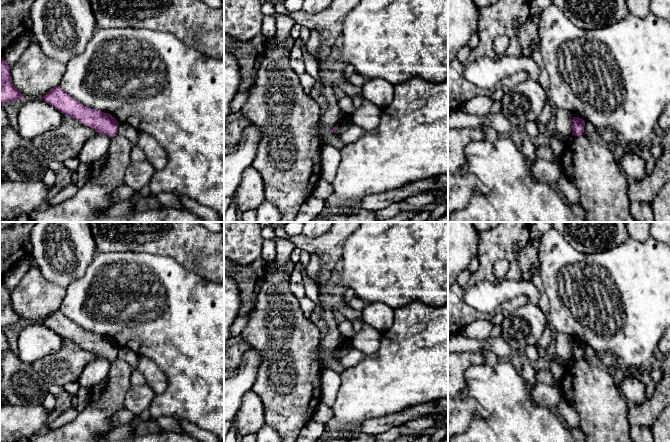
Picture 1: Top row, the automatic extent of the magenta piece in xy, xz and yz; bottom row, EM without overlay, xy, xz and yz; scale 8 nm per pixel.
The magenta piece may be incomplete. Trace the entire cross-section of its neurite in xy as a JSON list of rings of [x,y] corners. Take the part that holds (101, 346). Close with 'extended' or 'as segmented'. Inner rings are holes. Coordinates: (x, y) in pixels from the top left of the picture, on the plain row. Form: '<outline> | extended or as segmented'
[[[60,309],[44,319],[43,324],[63,338],[93,352],[97,357],[109,361],[118,358],[119,346],[112,339],[83,329],[67,318]]] | as segmented

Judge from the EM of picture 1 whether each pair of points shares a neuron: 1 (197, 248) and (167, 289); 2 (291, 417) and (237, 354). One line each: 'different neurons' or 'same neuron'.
1: different neurons
2: different neurons

